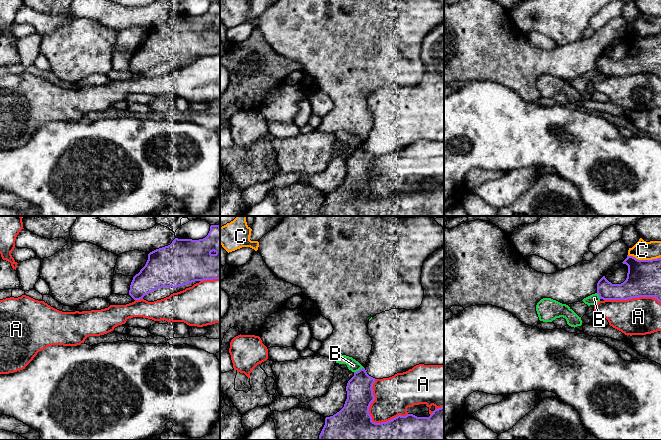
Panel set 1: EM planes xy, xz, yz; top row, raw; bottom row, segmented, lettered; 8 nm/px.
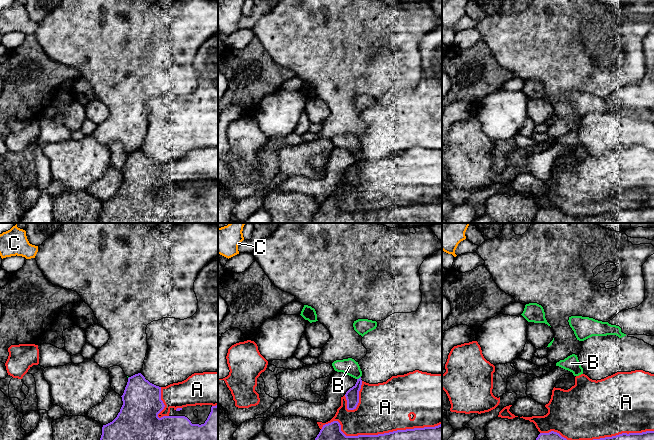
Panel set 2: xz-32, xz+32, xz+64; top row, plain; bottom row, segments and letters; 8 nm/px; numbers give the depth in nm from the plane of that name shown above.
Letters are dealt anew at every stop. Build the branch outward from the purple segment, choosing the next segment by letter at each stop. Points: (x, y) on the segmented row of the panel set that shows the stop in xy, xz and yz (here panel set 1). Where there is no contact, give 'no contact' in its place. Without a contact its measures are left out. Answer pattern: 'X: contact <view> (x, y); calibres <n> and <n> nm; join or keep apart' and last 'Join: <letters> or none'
A: contact xz (370, 416); calibres 460 and 300 nm; keep apart
B: contact xz (359, 370); calibres 200 and 90 nm; keep apart
C: contact yz (644, 260); calibres 280 and 160 nm; keep apart
Join: none

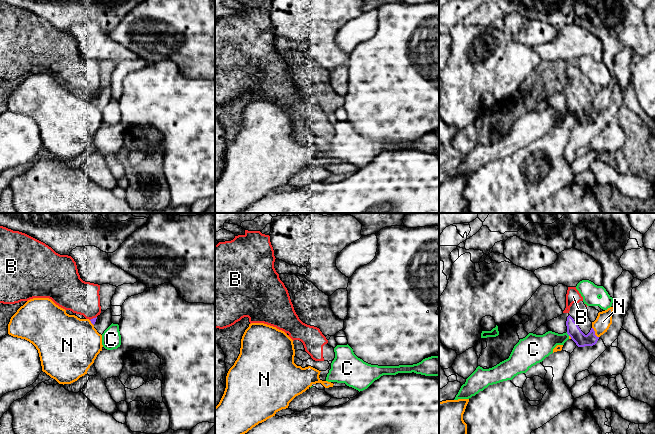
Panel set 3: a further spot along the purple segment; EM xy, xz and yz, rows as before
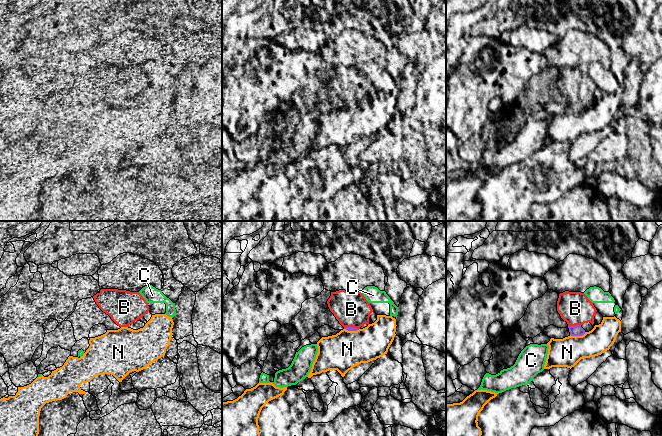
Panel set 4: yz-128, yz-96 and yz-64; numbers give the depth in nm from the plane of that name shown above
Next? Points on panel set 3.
B: contact xy (93, 318); calibres 40 and 260 nm; join
C: contact yz (568, 334); calibres 110 and 190 nm; keep apart
N: contact yz (594, 332); calibres 110 and 130 nm; keep apart
Join: B

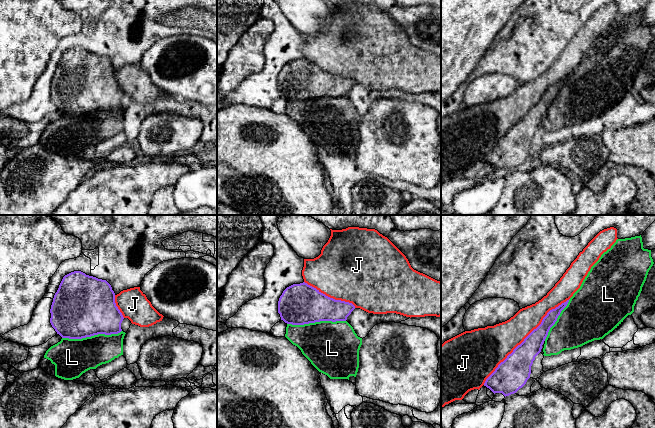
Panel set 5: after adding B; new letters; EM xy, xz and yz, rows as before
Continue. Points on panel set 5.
J: contact yz (525, 338); calibres 220 and 280 nm; keep apart
L: contact xy (91, 335); calibres 500 and 300 nm; keep apart
Join: none

